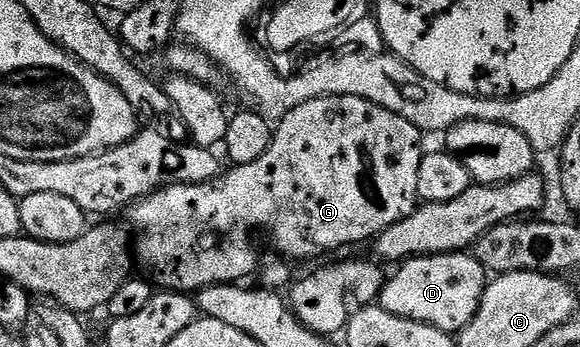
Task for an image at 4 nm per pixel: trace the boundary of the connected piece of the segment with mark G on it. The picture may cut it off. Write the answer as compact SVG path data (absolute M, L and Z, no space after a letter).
M321 96L293 108L285 118L277 121L273 133L274 137L268 146L268 150L264 150L264 154L260 154L260 158L256 158L256 162L231 167L229 169L231 172L223 171L214 180L209 180L203 184L173 184L167 188L160 188L157 192L153 192L151 196L146 196L143 200L136 200L130 205L128 215L130 215L131 225L129 224L129 227L131 229L139 228L142 231L142 245L139 248L137 245L136 248L137 267L139 264L147 272L143 273L159 289L197 294L204 288L212 287L213 284L242 282L245 281L242 280L245 276L252 275L254 271L255 275L259 271L260 263L258 264L258 248L254 245L253 238L250 237L253 232L263 232L280 251L287 252L291 256L291 258L289 257L291 261L310 260L313 256L322 256L325 252L334 252L337 248L346 248L349 244L358 244L361 240L373 241L385 228L392 227L393 224L400 222L405 216L414 213L414 209L419 203L418 179L420 178L420 162L424 155L424 149L422 149L424 133L416 126L412 126L412 122L408 122L408 118L400 118L400 114L392 114L392 110L388 110L384 106L376 106L376 102L368 102L364 98Z

